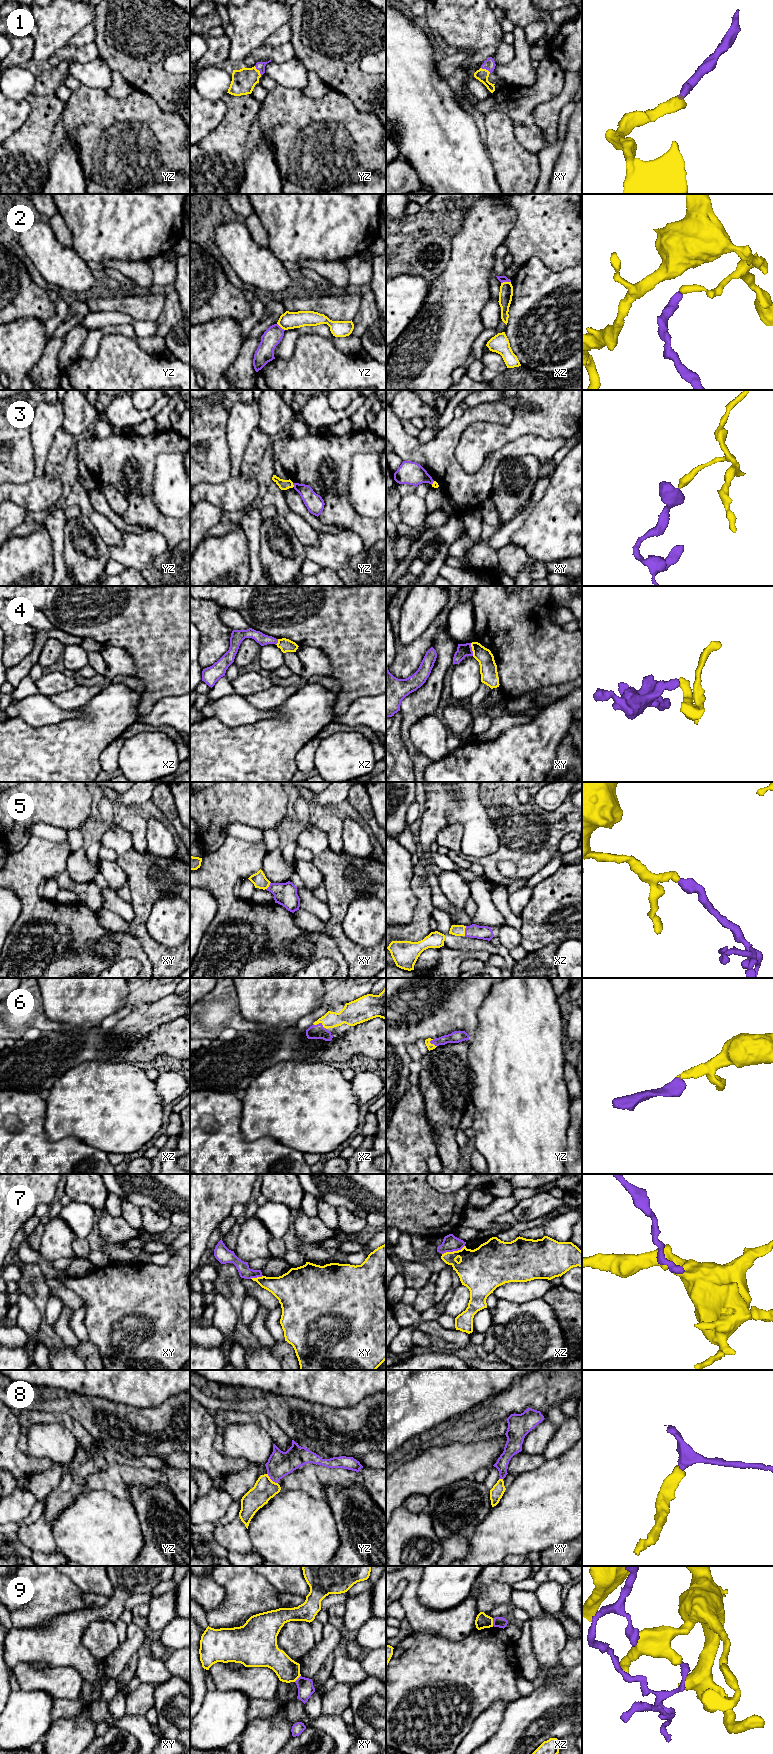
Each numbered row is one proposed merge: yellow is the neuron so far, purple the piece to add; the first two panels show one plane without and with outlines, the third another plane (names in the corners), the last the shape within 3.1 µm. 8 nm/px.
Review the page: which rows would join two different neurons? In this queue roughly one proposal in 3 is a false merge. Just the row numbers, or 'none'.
2, 3, 4, 7, 9

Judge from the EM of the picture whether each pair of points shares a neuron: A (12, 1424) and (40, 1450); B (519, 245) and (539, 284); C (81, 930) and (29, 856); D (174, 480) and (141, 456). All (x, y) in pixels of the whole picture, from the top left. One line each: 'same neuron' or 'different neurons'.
A: different neurons
B: different neurons
C: same neuron
D: different neurons

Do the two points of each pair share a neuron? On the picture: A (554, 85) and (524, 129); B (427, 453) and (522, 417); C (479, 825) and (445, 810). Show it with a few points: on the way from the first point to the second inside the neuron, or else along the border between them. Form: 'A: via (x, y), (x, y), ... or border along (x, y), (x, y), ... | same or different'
A: via (542, 92), (526, 108), (526, 117) | same
B: border along (474, 423), (463, 431), (456, 446), (459, 464) | different
C: via (471, 817), (459, 810), (453, 810) | same

